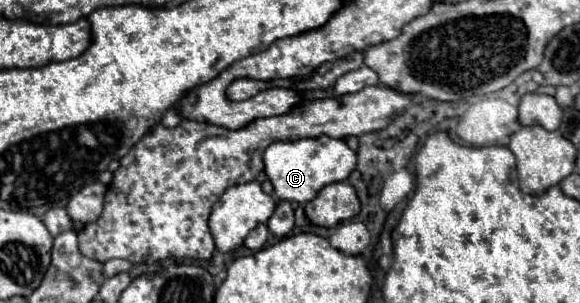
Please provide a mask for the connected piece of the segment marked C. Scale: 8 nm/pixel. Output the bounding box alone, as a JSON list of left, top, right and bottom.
[263,137,357,203]

